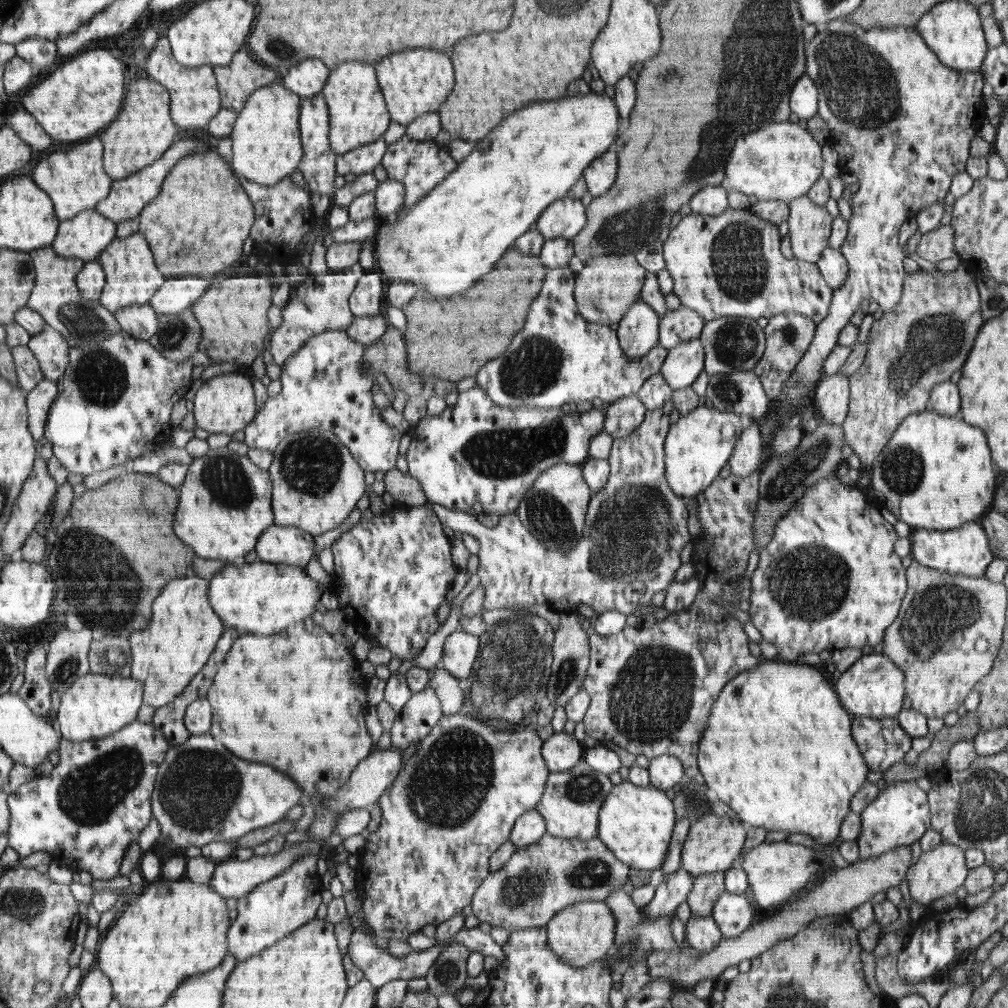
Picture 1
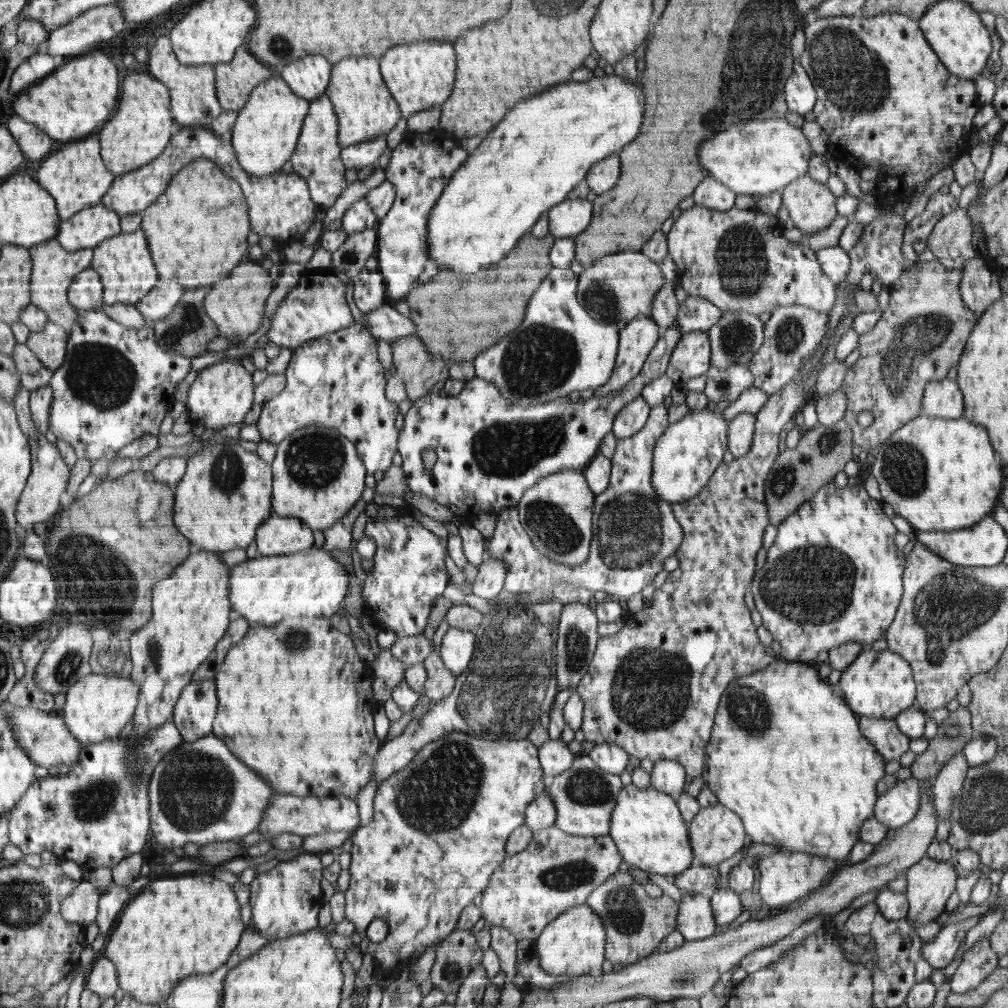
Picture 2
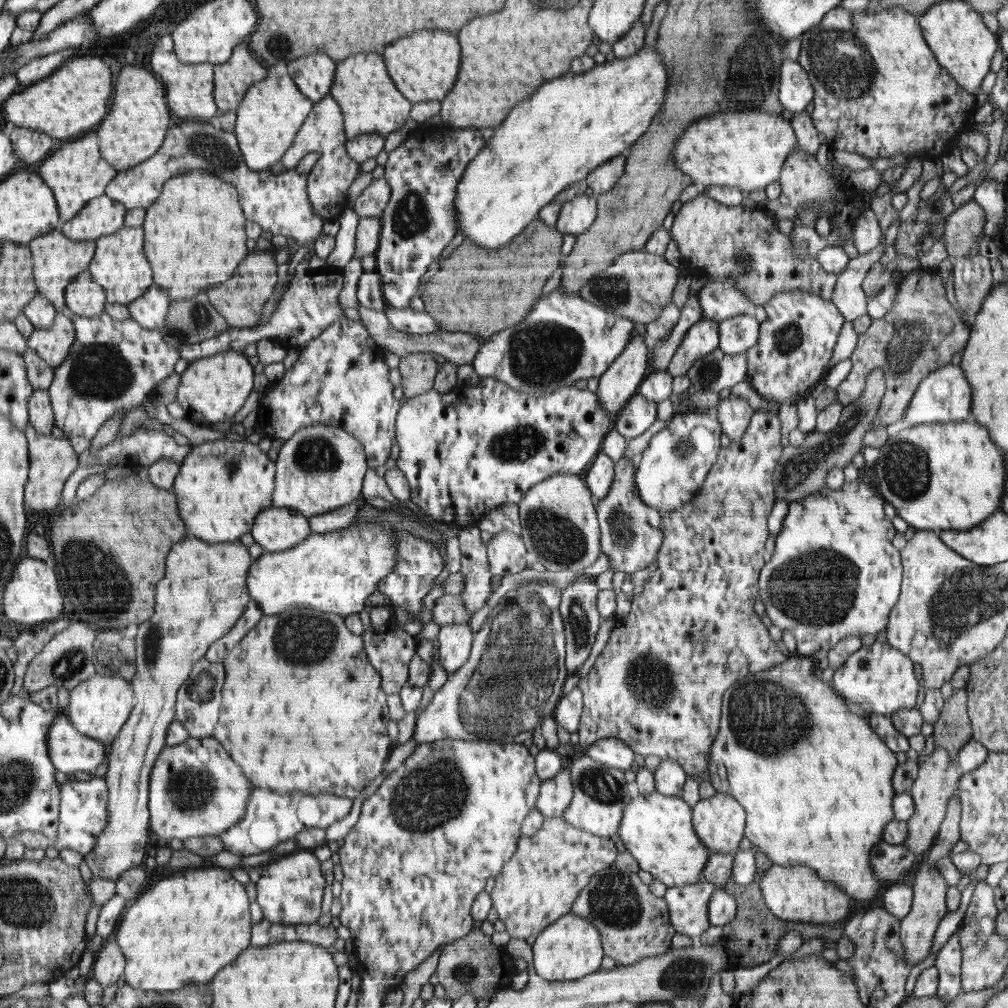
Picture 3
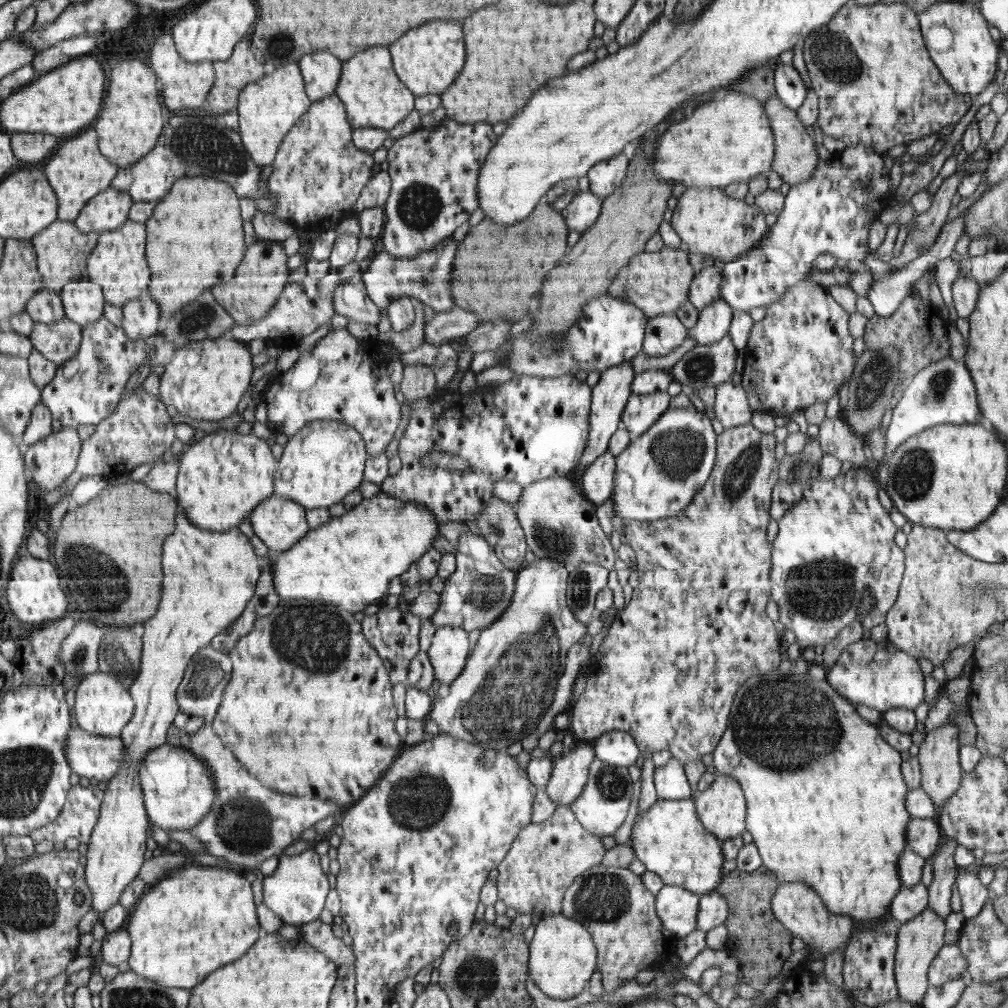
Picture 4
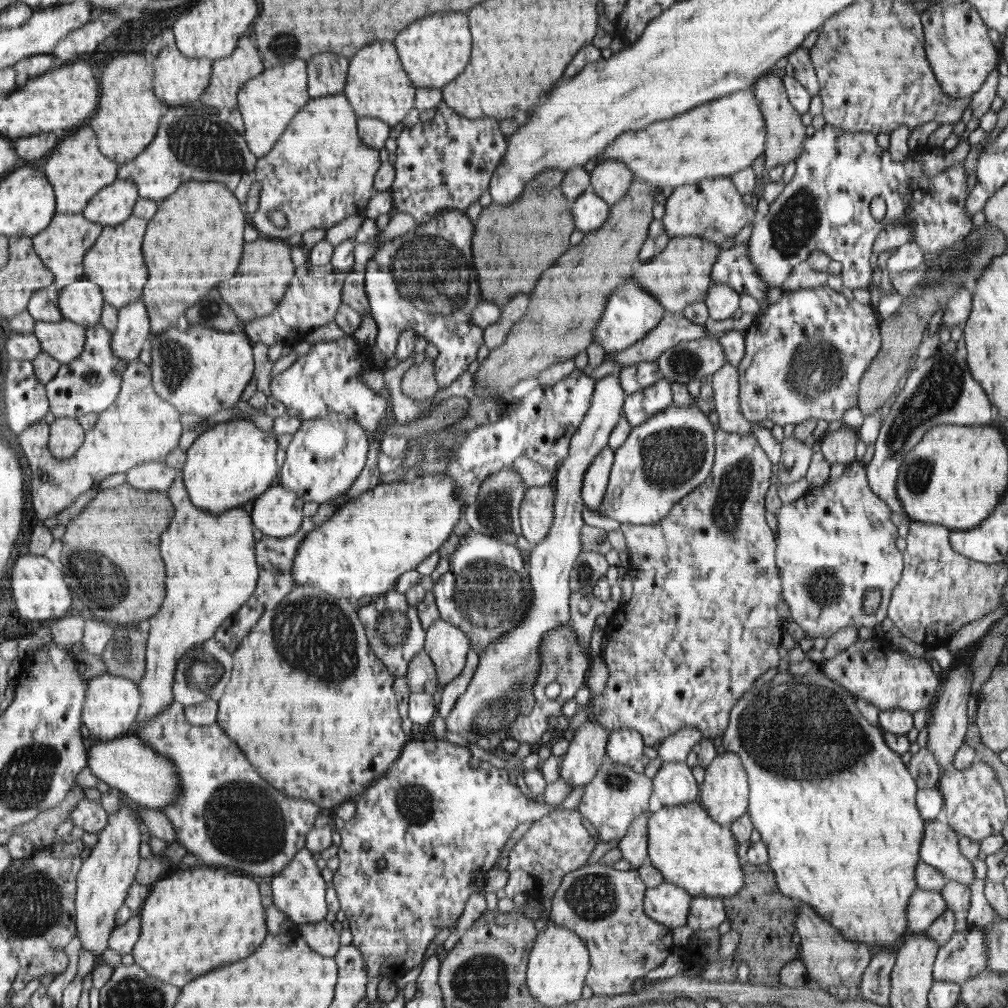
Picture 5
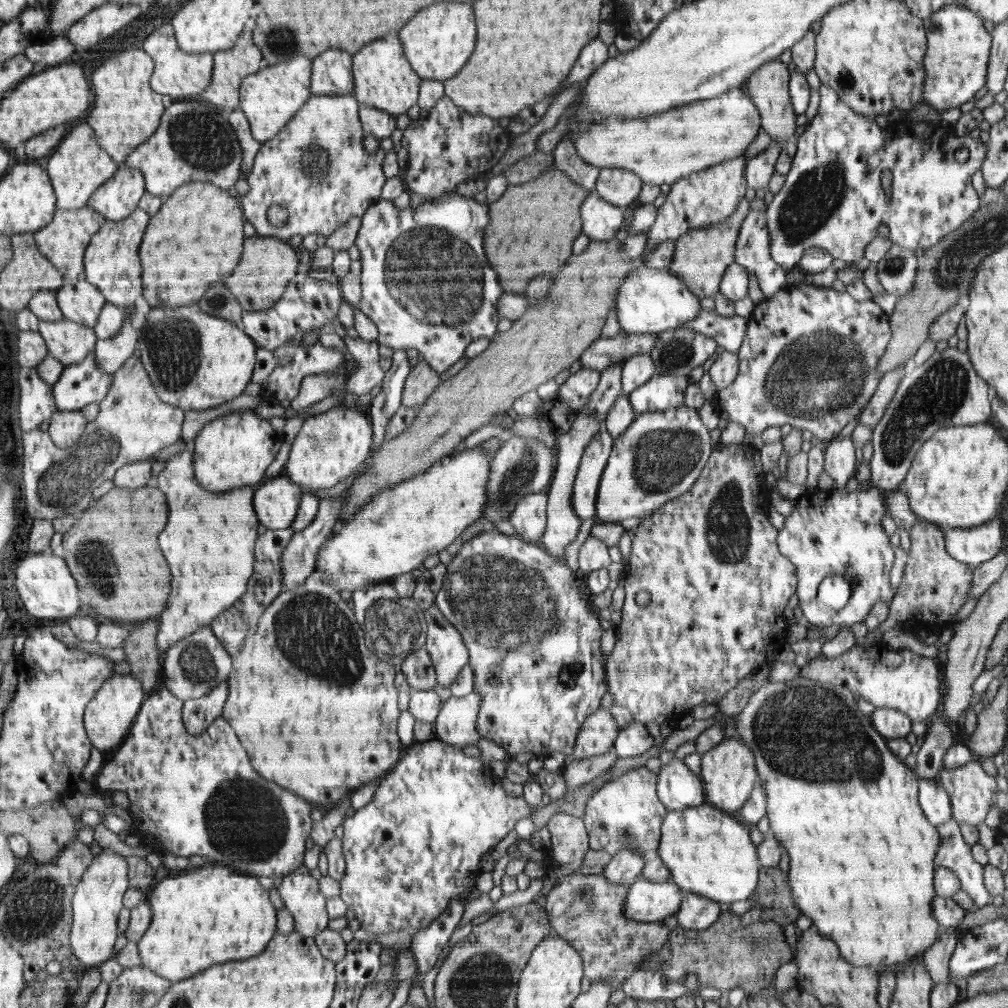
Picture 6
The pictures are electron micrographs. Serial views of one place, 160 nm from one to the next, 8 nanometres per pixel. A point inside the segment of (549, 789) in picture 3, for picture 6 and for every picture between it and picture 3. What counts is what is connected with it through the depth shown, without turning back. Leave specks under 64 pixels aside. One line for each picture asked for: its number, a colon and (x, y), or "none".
4: (570, 772)
5: (587, 748)
6: (599, 732)

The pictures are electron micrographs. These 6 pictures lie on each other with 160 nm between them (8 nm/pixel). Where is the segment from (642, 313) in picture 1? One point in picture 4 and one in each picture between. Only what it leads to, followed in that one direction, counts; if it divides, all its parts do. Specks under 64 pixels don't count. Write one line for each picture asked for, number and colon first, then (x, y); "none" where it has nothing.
2: (637, 339)
3: (622, 380)
4: (610, 395)

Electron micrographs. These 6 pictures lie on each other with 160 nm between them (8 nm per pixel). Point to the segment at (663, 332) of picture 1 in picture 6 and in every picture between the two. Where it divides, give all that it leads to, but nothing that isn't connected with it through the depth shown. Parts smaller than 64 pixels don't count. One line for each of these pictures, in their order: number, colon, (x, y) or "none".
2: (695, 313)
3: (719, 300)
4: (831, 213)
5: (826, 206)
6: (848, 177)

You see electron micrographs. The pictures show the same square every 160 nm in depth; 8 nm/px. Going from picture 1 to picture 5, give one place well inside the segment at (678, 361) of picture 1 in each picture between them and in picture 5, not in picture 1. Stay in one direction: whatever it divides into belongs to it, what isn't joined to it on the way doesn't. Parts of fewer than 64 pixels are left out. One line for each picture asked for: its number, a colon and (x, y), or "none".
2: (690, 358)
3: (702, 338)
4: (714, 319)
5: (722, 300)

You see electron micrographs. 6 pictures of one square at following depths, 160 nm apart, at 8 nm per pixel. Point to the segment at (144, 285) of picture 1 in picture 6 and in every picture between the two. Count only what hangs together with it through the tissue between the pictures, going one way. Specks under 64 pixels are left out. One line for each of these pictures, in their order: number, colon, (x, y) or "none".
2: (128, 273)
3: (120, 265)
4: (118, 264)
5: (115, 262)
6: (111, 262)

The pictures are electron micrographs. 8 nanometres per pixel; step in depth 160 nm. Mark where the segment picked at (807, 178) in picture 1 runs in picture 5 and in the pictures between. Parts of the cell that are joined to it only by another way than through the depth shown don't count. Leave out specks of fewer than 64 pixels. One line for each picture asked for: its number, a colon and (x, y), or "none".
2: (760, 156)
3: (747, 150)
4: (731, 140)
5: (719, 138)

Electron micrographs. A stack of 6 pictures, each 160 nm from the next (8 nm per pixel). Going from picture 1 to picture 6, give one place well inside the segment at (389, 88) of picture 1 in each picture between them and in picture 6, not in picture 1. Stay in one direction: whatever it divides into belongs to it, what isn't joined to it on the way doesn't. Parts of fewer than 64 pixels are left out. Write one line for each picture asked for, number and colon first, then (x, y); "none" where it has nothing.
2: (420, 76)
3: (424, 67)
4: (428, 60)
5: (435, 50)
6: (438, 43)

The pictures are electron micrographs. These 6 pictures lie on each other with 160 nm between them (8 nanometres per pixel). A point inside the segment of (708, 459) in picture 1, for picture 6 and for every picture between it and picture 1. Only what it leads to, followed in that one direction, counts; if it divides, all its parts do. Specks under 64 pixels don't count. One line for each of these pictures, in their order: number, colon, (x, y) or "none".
2: (685, 457)
3: (674, 467)
4: (660, 473)
5: (663, 460)
6: (658, 458)

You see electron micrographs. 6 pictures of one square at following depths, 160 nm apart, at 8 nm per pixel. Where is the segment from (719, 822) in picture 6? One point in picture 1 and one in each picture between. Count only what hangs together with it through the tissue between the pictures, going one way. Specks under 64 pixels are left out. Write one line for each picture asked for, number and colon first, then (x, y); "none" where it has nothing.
1: (636, 823)
2: (647, 826)
3: (658, 831)
4: (670, 839)
5: (691, 850)

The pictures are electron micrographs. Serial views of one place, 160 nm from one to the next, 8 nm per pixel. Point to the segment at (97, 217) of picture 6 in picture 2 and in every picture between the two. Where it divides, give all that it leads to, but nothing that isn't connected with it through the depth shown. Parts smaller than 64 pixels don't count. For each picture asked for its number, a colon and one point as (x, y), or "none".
2: (55, 268)
3: (57, 260)
4: (63, 250)
5: (62, 246)

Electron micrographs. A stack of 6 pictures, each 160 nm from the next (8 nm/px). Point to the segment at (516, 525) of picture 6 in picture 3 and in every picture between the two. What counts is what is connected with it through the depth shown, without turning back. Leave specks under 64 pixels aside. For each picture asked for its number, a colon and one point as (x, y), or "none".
3: (559, 528)
4: (558, 522)
5: (537, 511)

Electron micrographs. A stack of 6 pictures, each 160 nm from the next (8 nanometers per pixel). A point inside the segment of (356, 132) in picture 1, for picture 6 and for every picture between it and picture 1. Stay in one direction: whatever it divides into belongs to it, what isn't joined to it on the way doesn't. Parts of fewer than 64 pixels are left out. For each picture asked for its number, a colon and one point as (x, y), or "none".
2: (364, 104)
3: (371, 103)
4: (375, 97)
5: (378, 86)
6: (384, 79)

